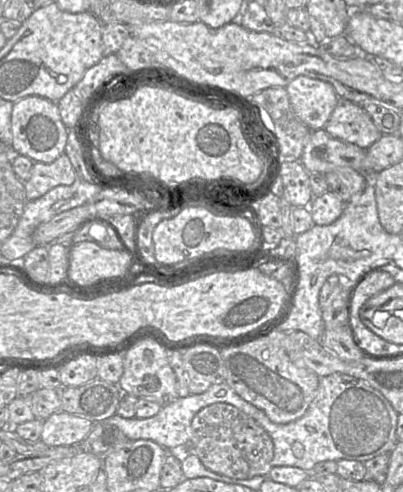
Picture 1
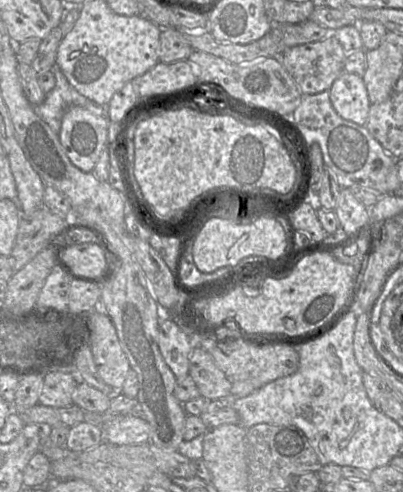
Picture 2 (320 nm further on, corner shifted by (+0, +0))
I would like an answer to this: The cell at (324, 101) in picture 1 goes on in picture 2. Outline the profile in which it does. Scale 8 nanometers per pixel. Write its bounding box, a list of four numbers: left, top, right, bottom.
[328,72,371,126]

